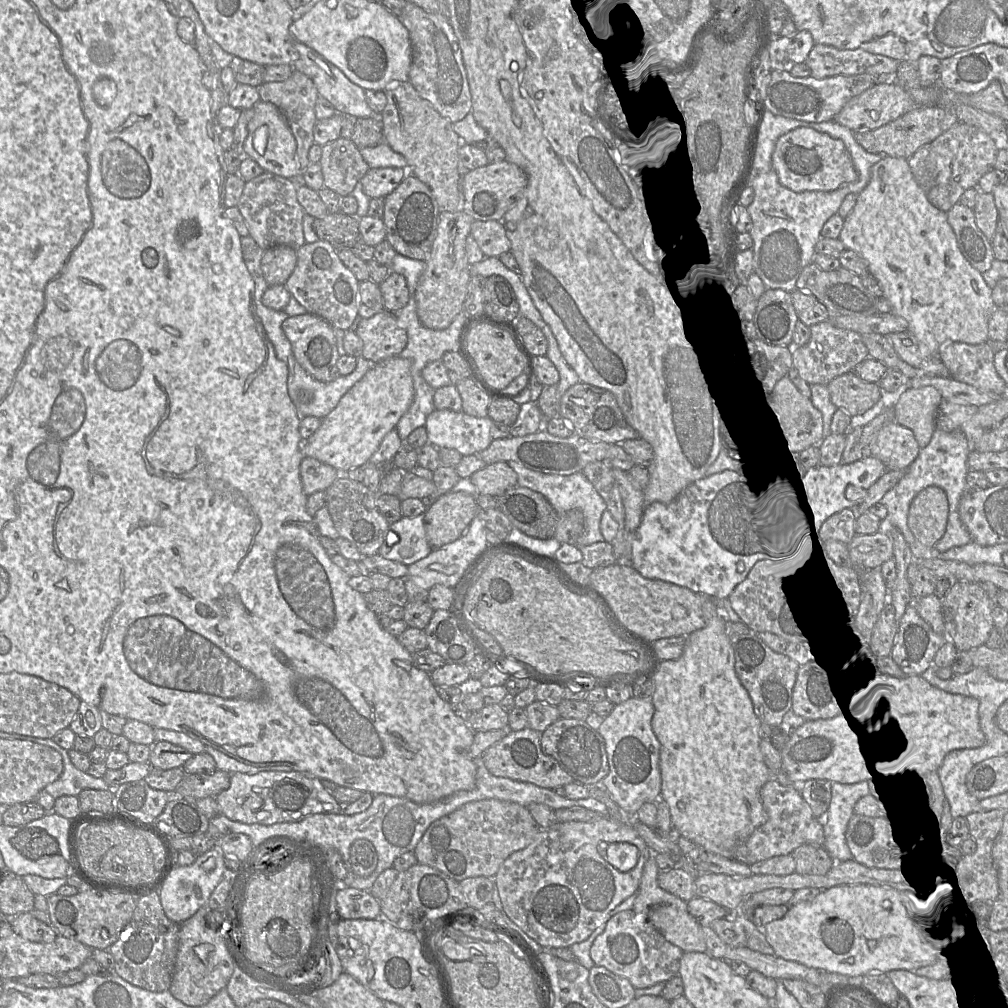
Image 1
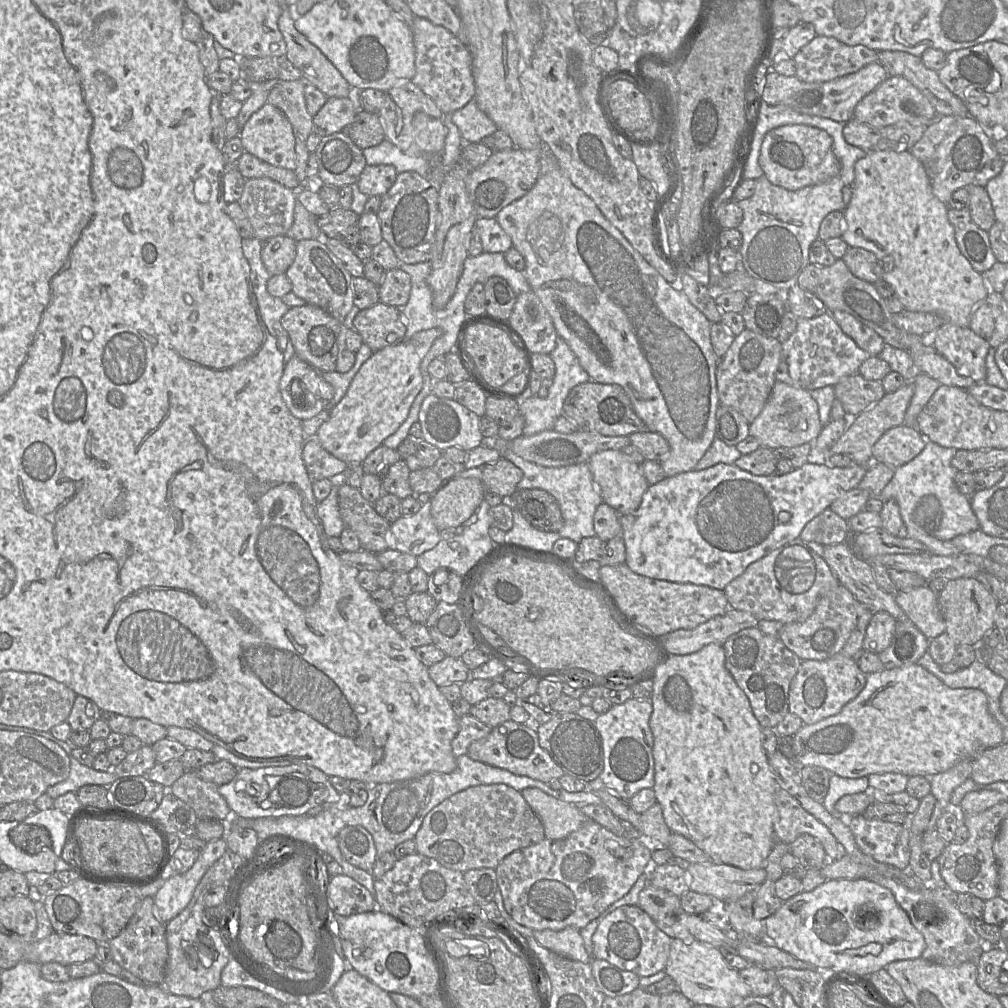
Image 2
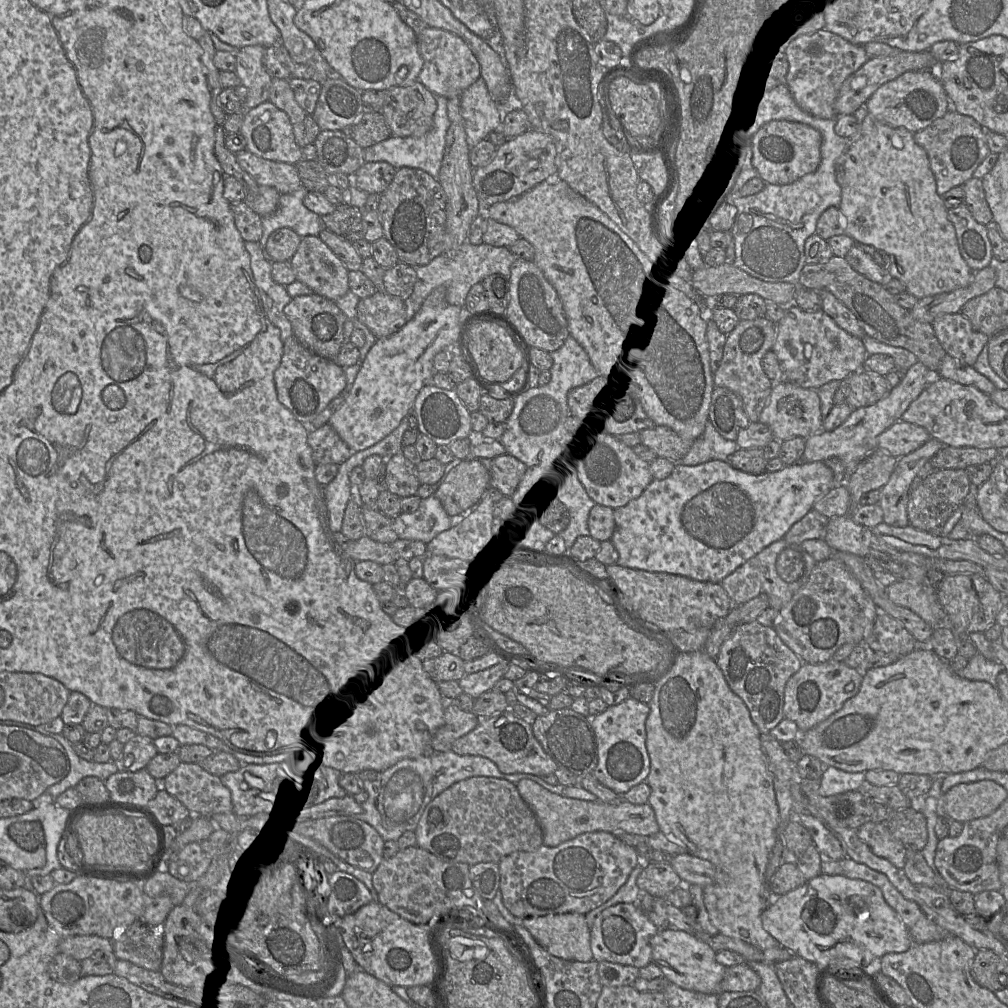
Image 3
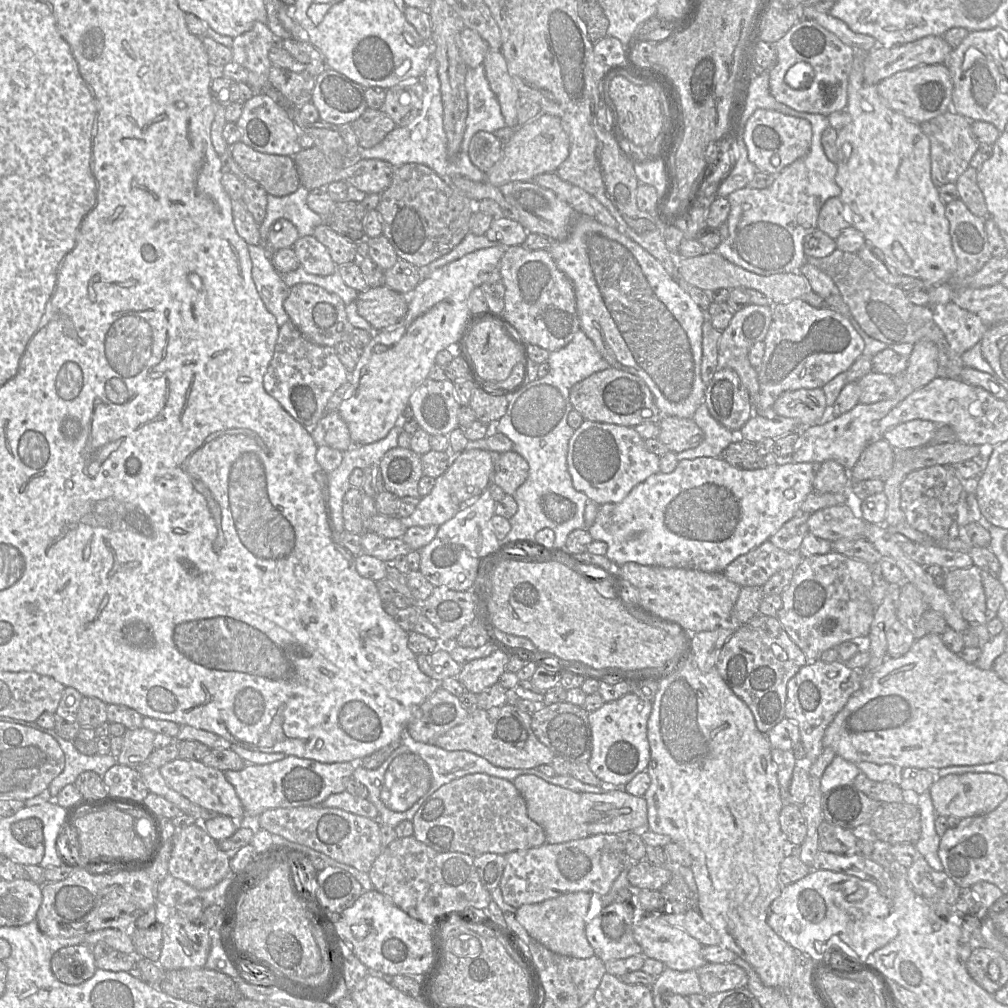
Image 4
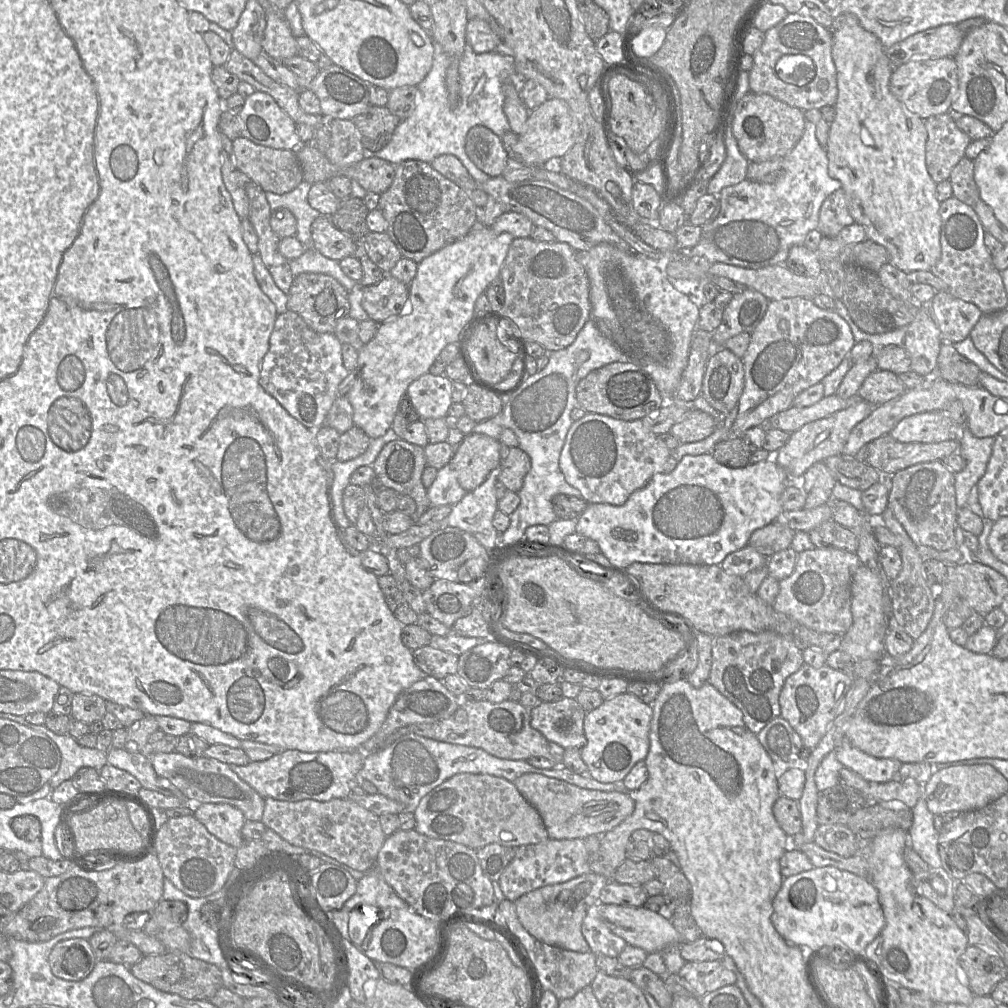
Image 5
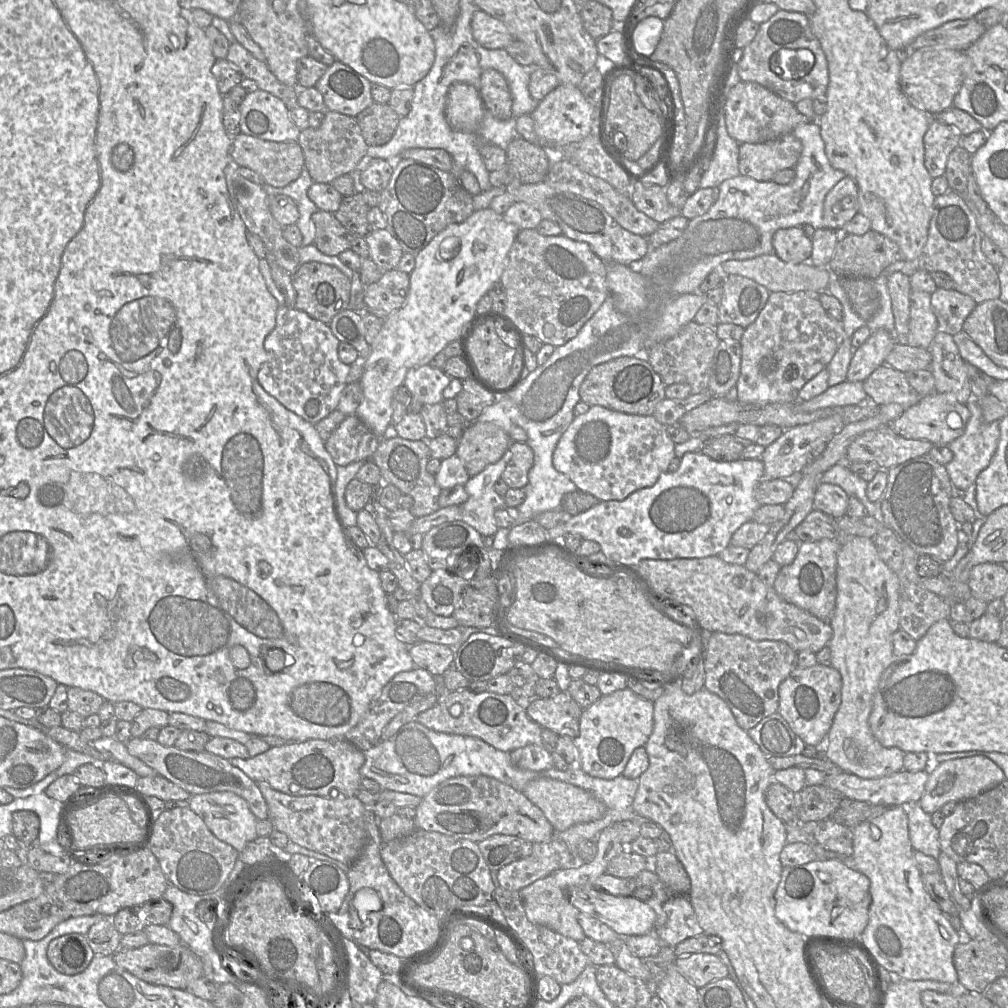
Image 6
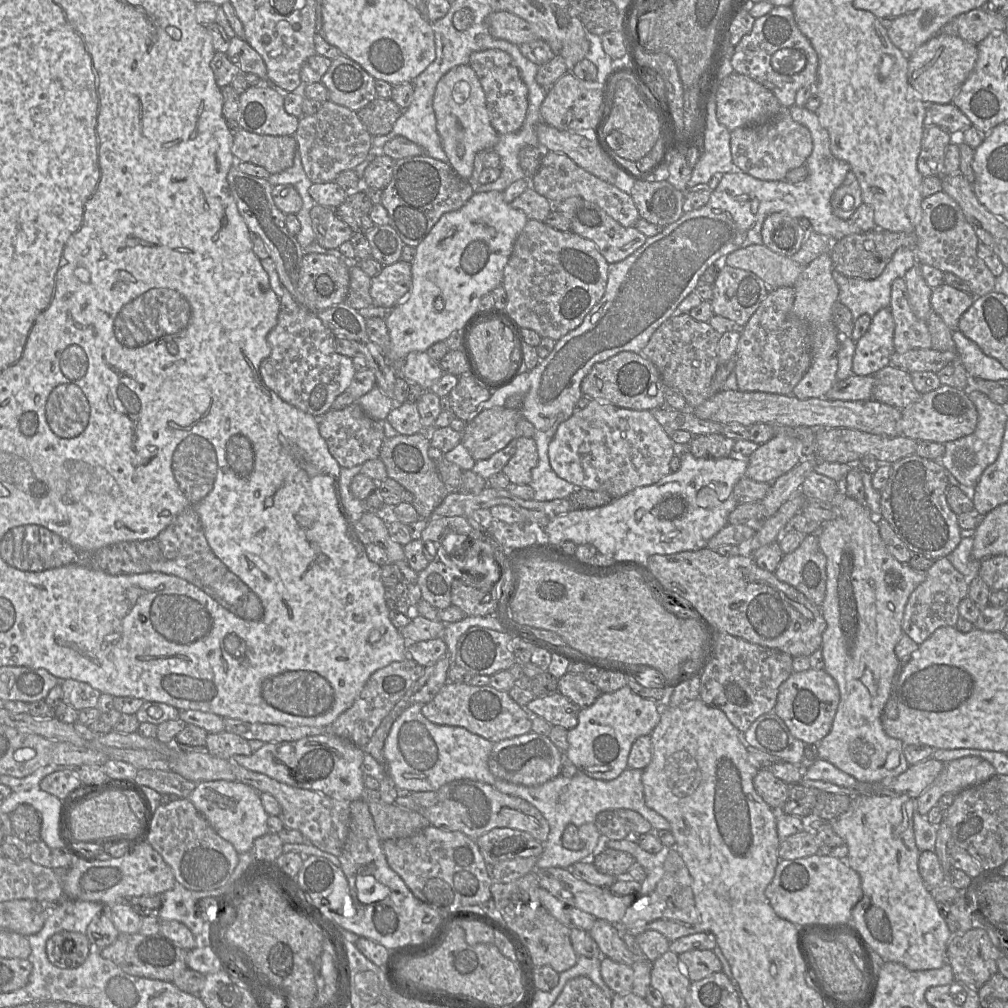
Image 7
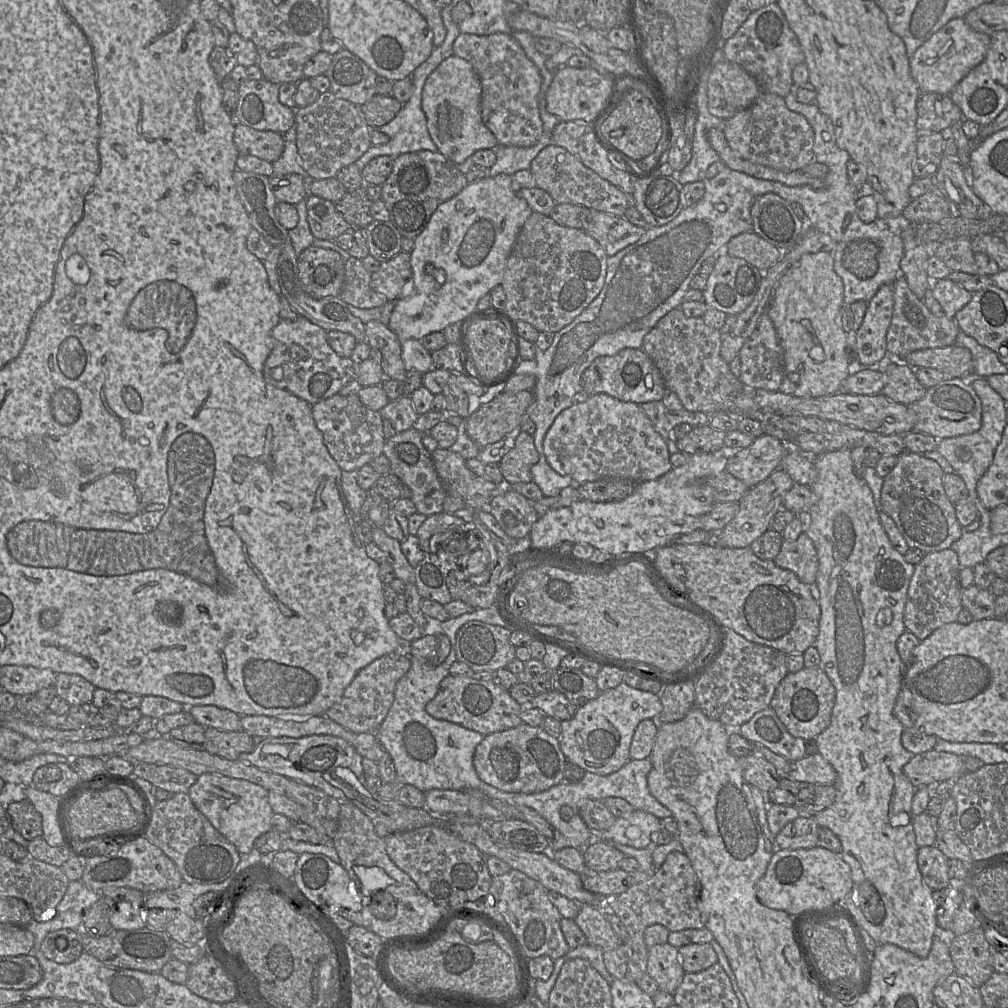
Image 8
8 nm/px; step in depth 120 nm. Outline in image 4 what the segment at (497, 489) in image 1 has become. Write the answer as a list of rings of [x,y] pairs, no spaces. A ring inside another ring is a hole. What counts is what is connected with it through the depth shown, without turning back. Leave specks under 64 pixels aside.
[[[513,450],[491,453],[495,457],[493,483],[501,487],[506,494],[513,495],[528,477],[529,464],[527,460]]]

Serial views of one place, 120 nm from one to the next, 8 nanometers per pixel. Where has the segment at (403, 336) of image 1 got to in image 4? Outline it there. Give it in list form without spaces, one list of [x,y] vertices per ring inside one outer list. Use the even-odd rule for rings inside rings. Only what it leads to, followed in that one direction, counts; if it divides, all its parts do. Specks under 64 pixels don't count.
[[[382,285],[359,292],[356,304],[359,315],[376,331],[382,331],[395,327],[405,319],[409,296]]]

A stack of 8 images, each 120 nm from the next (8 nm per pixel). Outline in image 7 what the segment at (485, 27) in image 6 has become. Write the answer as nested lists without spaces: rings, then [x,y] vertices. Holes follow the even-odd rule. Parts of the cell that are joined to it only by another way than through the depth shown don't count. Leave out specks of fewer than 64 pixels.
[[[492,11],[487,17],[489,33],[496,39],[520,45],[533,40],[541,40],[526,20],[507,11]]]

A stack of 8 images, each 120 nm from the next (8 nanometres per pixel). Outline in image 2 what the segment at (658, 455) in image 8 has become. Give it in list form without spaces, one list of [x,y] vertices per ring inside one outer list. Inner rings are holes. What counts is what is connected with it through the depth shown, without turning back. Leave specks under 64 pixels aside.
[[[608,449],[593,454],[588,460],[588,465],[604,503],[611,506],[619,516],[631,514],[637,510],[643,494],[649,487],[640,464],[634,462],[621,450]]]

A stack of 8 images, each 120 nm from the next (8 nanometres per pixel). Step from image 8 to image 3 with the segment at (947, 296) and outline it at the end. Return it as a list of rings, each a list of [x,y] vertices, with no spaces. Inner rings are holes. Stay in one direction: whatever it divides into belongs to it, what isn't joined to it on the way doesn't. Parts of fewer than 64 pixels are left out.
[[[961,312],[938,316],[932,326],[945,352],[965,366],[974,365],[990,340],[986,334],[974,330]]]

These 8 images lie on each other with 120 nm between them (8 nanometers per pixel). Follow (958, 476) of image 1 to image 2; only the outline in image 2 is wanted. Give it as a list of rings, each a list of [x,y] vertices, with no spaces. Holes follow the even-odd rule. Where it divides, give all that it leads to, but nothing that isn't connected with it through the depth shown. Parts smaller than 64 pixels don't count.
[[[926,439],[924,449],[916,457],[894,469],[892,479],[879,495],[883,503],[888,500],[896,501],[905,526],[908,526],[909,532],[919,540],[923,541],[924,535],[930,535],[913,519],[918,502],[926,495],[936,496],[942,508],[940,525],[934,532],[934,537],[939,540],[951,540],[980,529],[978,519],[971,508],[970,497],[960,493],[955,484],[958,470],[952,466],[951,461],[956,452],[955,448],[945,448]]]

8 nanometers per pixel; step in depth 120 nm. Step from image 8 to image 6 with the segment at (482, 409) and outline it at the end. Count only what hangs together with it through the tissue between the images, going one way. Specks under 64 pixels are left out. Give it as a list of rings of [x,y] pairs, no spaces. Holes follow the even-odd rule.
[[[474,421],[464,428],[456,454],[472,477],[497,462],[511,441],[508,432],[495,423]]]

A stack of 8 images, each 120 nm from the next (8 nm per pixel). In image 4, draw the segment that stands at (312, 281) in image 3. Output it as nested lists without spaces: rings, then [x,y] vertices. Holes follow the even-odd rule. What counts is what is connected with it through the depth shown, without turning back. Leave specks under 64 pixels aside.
[[[313,235],[299,237],[293,249],[300,266],[309,274],[327,276],[338,269],[328,249]]]

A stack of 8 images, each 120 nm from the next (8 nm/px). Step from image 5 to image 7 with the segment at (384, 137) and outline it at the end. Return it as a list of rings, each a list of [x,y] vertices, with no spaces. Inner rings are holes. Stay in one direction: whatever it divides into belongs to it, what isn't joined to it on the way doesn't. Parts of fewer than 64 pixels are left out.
[[[376,97],[361,108],[357,115],[372,137],[388,134],[402,114],[400,108],[391,98]]]

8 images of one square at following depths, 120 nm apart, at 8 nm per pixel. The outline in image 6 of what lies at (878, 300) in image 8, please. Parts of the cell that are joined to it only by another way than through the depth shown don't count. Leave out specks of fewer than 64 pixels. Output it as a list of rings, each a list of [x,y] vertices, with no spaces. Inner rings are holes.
[[[883,329],[873,332],[859,348],[855,349],[846,380],[864,382],[873,371],[884,365],[895,343],[895,333],[893,335]]]

